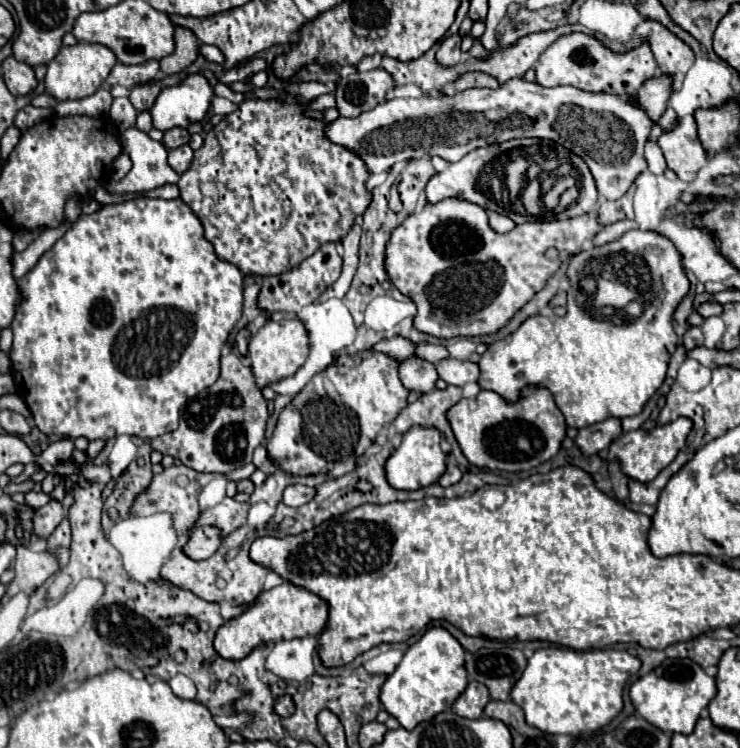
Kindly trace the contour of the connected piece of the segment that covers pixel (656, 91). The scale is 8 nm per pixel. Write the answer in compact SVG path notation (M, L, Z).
M658 76L658 78L652 78L644 84L642 92L636 96L636 102L648 112L648 116L654 120L660 118L660 114L664 112L666 108L666 102L670 98L670 78L668 76Z

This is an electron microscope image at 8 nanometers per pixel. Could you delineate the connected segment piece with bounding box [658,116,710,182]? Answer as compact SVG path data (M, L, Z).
M692 116L680 118L674 130L664 132L658 138L658 144L664 152L668 168L674 170L680 180L696 180L698 172L710 162L702 142L698 140L698 130Z

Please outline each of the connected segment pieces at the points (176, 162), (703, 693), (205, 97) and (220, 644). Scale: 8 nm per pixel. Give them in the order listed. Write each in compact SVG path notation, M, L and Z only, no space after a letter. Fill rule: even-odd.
M188 144L182 146L182 148L174 148L174 150L168 152L168 164L170 164L178 174L182 174L182 172L186 172L186 168L190 168L192 156L194 156L194 152L192 152L192 148L190 148Z
M666 658L658 668L654 668L644 678L636 680L630 686L630 698L636 712L650 720L662 732L694 732L694 724L700 718L700 712L716 696L716 680L710 678L696 662L692 660L670 660Z
M188 74L184 80L176 86L164 88L150 114L154 128L168 132L176 126L188 128L194 122L200 122L212 102L214 90L206 76L202 74Z
M280 584L260 592L258 598L252 604L248 604L242 614L224 622L214 636L214 648L226 660L242 660L262 644L318 636L326 626L326 618L328 608L318 596L292 584Z

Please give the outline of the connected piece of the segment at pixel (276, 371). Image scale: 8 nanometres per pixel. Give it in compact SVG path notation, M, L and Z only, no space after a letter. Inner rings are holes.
M288 318L280 322L268 320L256 336L252 336L248 344L248 354L252 358L252 372L256 378L258 388L262 390L264 386L270 386L282 378L294 376L298 368L304 366L308 358L308 334L304 324L298 318Z

